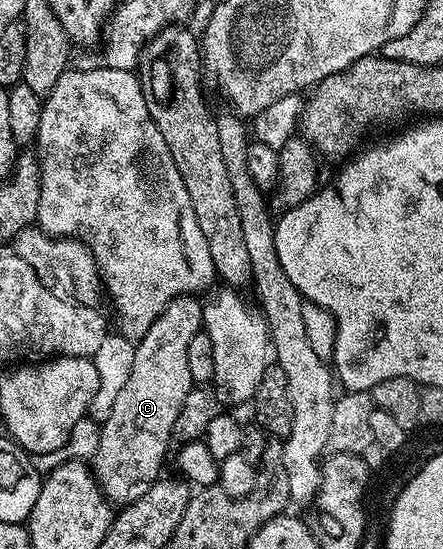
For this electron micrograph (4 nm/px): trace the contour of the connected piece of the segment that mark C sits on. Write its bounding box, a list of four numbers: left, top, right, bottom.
[91,294,203,508]

